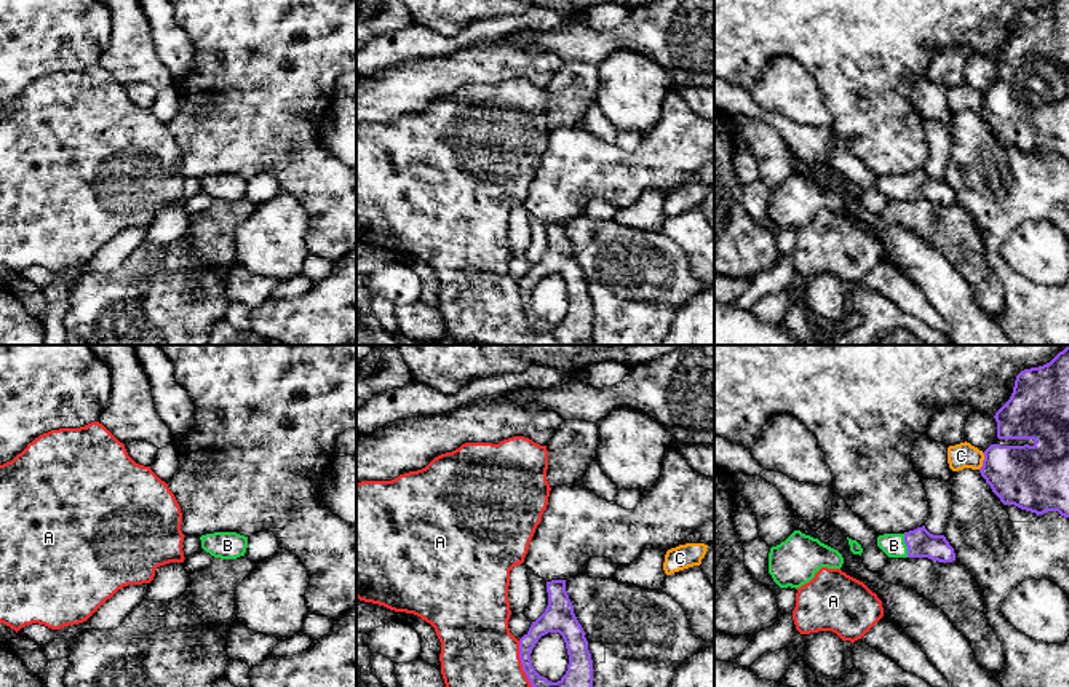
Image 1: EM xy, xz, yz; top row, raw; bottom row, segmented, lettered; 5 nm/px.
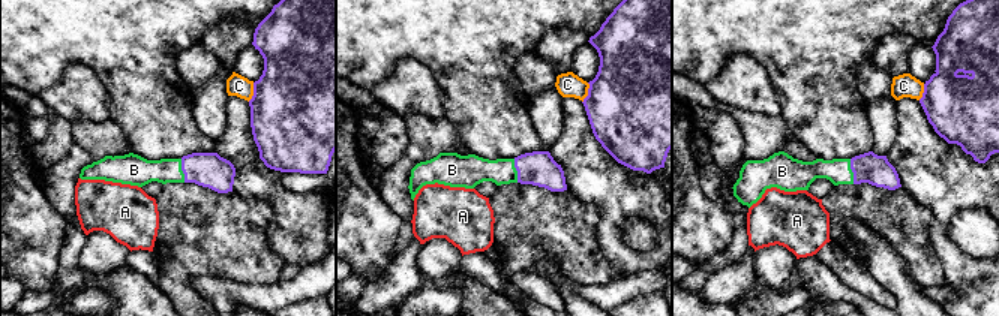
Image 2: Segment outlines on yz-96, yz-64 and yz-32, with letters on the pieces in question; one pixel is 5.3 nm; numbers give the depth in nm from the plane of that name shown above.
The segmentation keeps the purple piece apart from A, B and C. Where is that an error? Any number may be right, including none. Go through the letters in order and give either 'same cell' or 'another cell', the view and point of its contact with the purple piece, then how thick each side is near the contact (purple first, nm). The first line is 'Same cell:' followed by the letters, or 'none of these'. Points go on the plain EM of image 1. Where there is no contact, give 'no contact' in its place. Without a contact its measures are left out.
Same cell: B
A: another cell | xz (528, 320) | 170/380 nm
B: same cell | yz (906, 187) | 140/120 nm
C: another cell | yz (983, 103) | 320/130 nm

